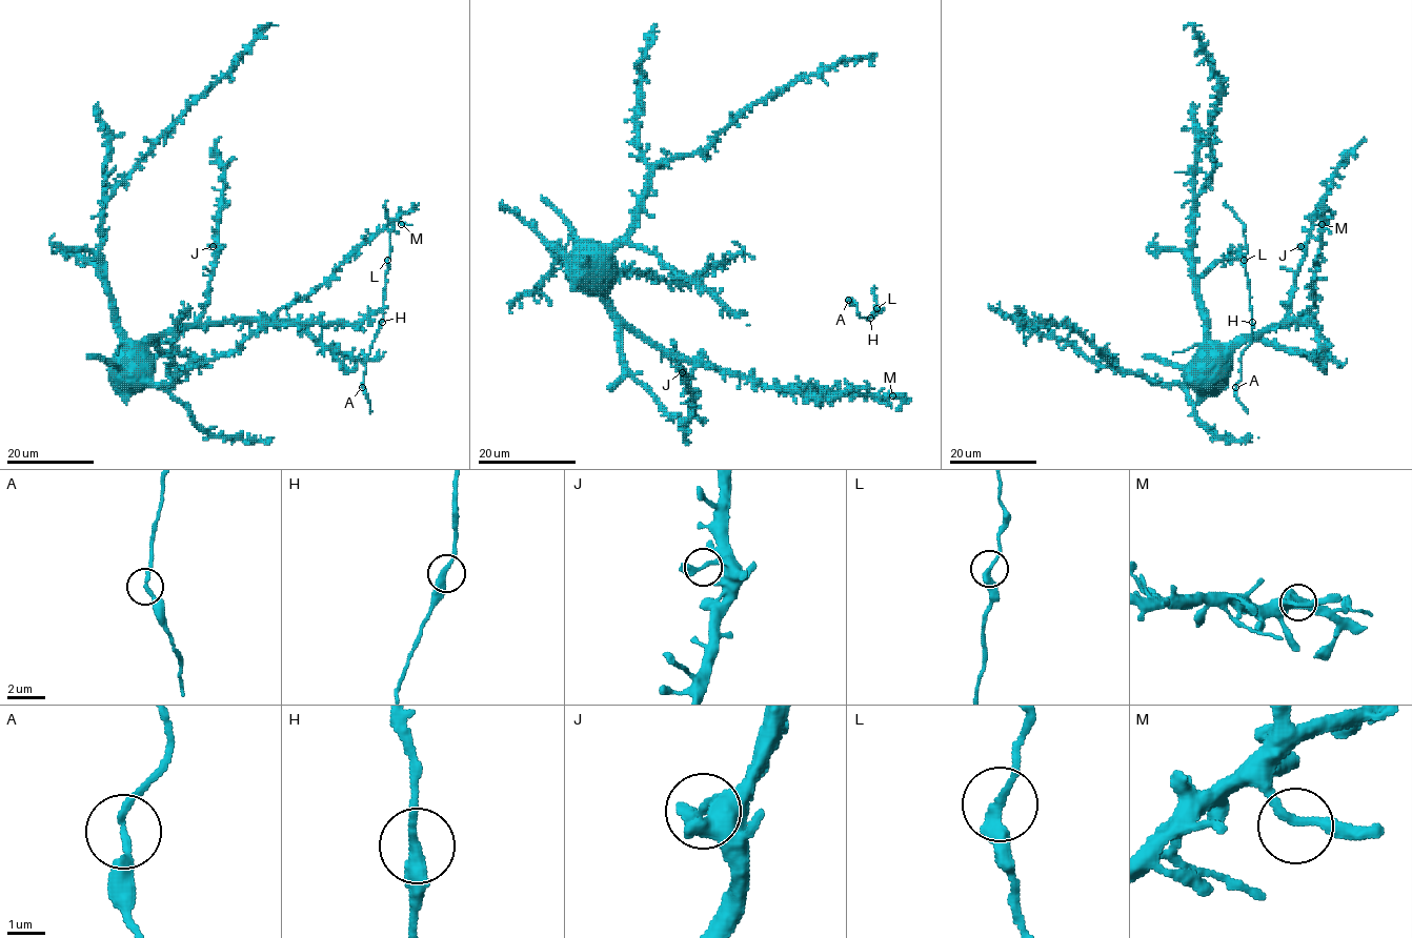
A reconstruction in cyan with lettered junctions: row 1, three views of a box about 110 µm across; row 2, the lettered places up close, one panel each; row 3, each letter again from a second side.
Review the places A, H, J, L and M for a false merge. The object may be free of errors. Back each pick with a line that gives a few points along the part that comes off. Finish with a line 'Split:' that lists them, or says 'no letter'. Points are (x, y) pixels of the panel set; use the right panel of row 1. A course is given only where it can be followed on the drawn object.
Split: no letter

